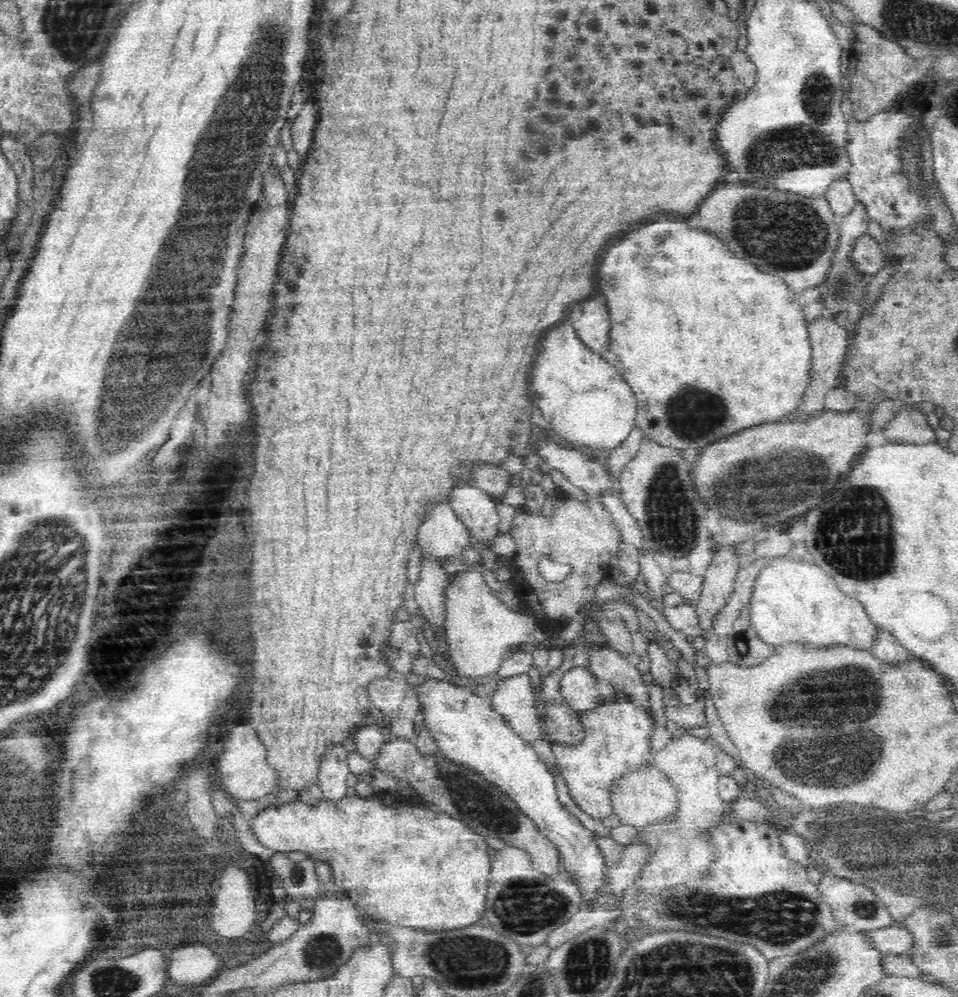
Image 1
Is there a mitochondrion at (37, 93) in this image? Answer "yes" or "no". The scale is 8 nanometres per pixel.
no

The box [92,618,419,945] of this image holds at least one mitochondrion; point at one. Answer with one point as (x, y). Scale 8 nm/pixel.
(170, 877)

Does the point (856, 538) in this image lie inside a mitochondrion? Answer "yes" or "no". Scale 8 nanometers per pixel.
yes

